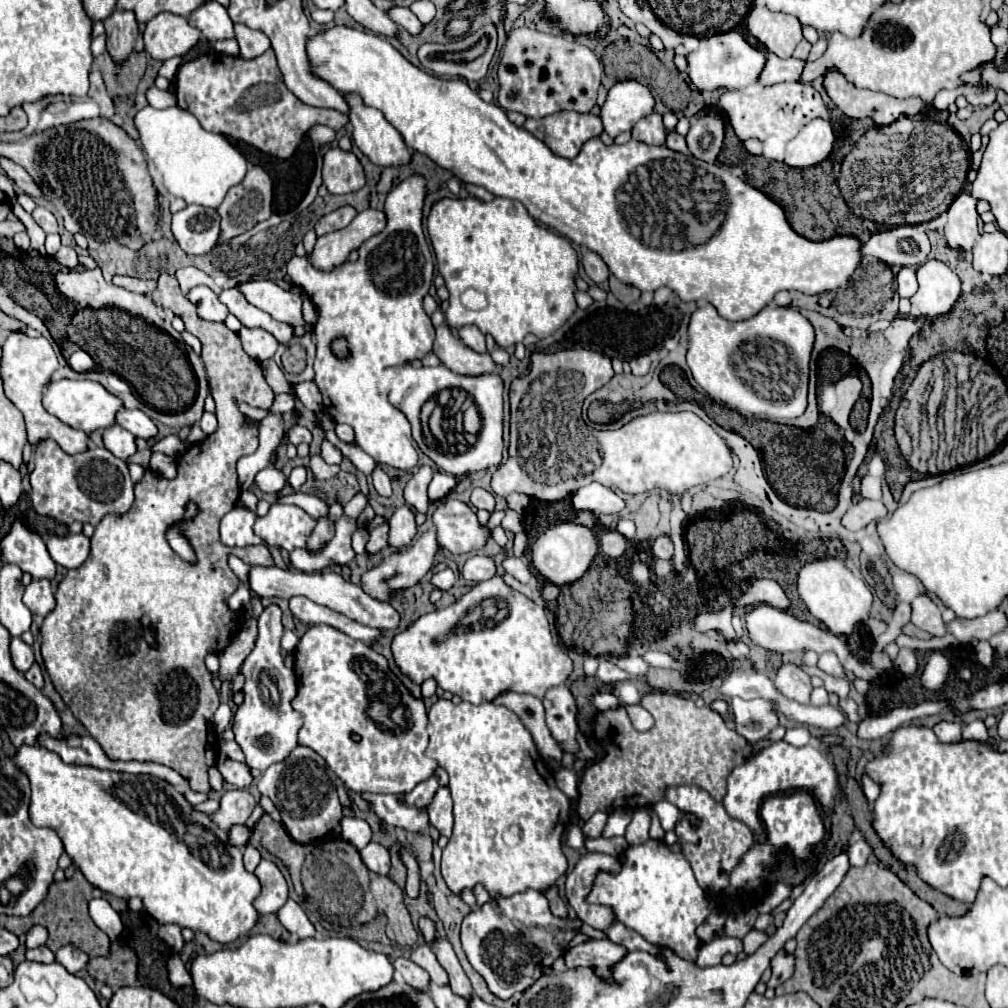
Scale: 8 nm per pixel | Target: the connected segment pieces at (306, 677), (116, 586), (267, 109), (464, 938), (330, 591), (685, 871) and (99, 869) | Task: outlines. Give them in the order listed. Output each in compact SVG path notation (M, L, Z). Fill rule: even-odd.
M311 625L293 651L293 673L297 677L297 695L293 709L303 715L299 745L321 755L331 771L349 791L361 793L409 793L417 783L429 779L437 763L425 757L427 749L427 713L423 699L413 699L403 683L389 671L387 659L375 653L367 643L351 639L343 631L329 625ZM357 733L361 739L353 739Z
M161 275L159 277L159 285L157 289L153 291L153 301L159 303L161 307L167 307L171 309L173 313L181 315L183 323L185 323L185 329L193 335L197 335L197 339L201 341L201 361L205 365L205 371L207 371L207 379L209 379L209 387L211 387L211 395L215 399L215 405L217 405L217 421L219 421L219 427L215 433L211 433L203 443L195 443L193 447L189 447L179 459L177 459L177 477L175 479L165 479L161 475L157 475L155 471L147 469L143 479L139 483L135 483L135 503L133 507L125 513L125 515L105 515L101 519L101 523L95 527L95 533L91 537L91 551L89 551L89 557L85 559L85 563L77 569L69 569L67 575L63 577L63 581L59 583L57 591L55 591L55 609L45 617L43 625L41 625L41 655L43 655L43 663L45 663L45 669L51 677L51 683L55 685L55 691L61 695L61 699L65 701L65 705L71 709L71 713L85 725L85 729L91 733L91 737L97 739L97 743L103 747L103 751L109 755L109 759L121 759L121 761L129 761L129 759L137 759L137 761L157 761L157 763L165 763L167 767L173 767L175 771L179 771L181 775L185 775L189 781L191 781L191 789L195 791L203 791L207 793L211 787L209 787L209 781L207 781L207 769L215 763L215 757L217 757L217 737L215 737L215 729L213 729L213 713L219 705L219 695L213 687L213 675L211 671L205 667L205 657L209 653L215 653L215 651L221 651L225 649L235 633L239 631L239 613L237 611L231 611L229 605L227 605L227 599L229 595L237 589L239 585L239 579L235 577L235 573L229 569L227 565L227 557L231 553L237 553L225 545L221 545L219 541L219 521L225 513L229 513L233 507L235 507L235 501L239 497L239 483L237 483L237 473L235 473L235 463L239 457L243 455L251 455L255 453L257 445L259 445L259 431L257 427L245 427L243 425L243 413L235 407L235 401L245 401L245 403L255 403L257 407L263 407L263 409L269 409L273 405L273 391L271 387L267 385L267 381L263 379L263 373L261 373L261 367L259 363L249 357L245 351L243 351L243 345L237 337L237 333L233 333L231 329L227 329L223 323L213 323L213 321L205 321L201 319L195 309L193 309L193 303L189 303L185 299L185 295L181 293L181 289L177 287L177 279L173 275ZM193 499L199 507L203 507L203 513L197 515L197 519L193 519L193 523L189 523L189 527L185 527L185 533L189 535L189 541L193 543L193 549L197 553L197 565L189 565L189 563L181 563L181 559L177 559L177 555L171 553L171 547L165 539L165 527L169 523L173 523L173 519L181 519L181 507Z
M265 51L257 59L227 57L221 53L201 55L179 67L175 77L177 105L191 111L205 131L227 135L235 141L245 141L259 151L289 159L303 135L313 125L329 125L335 131L349 123L347 115L333 109L317 109L301 103L283 83L273 51Z
M525 891L511 895L509 899L495 899L475 911L471 911L461 925L461 943L463 951L467 953L469 963L477 973L483 975L491 993L499 999L509 999L517 991L525 991L533 981L541 975L541 967L549 967L563 951L567 949L573 935L577 935L577 927L581 925L579 919L557 919L549 911L549 903L541 891Z
M251 567L249 571L249 583L251 589L261 597L279 597L279 599L291 599L295 595L303 595L311 599L317 605L329 607L331 611L337 611L361 625L375 627L375 629L395 629L399 625L399 613L385 601L373 599L369 593L365 593L359 585L345 581L341 575L331 571L317 571L317 573L303 573L303 571L287 571L279 567Z
M649 839L641 845L629 845L621 863L623 865L619 873L597 873L587 895L587 903L601 903L611 907L617 921L643 935L643 939L649 943L667 945L681 959L695 961L699 953L699 939L695 929L713 911L715 901L697 885L685 855L669 851L663 841Z
M21 745L13 755L13 763L31 781L31 821L57 831L73 865L93 887L123 899L139 897L147 913L159 923L177 923L179 927L203 931L219 943L231 943L255 925L257 911L253 899L261 893L259 879L245 871L241 849L229 843L227 831L211 823L209 815L193 811L173 785L167 787L165 781L151 775L67 765L57 753L31 745Z

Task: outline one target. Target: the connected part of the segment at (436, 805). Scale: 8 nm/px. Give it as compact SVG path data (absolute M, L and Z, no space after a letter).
M439 787L433 795L433 801L423 807L423 811L429 815L429 825L437 827L441 835L449 837L453 827L453 815L451 815L451 795L447 787Z

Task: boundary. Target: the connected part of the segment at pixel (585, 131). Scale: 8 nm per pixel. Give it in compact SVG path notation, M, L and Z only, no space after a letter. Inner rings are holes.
M559 111L543 119L527 119L523 127L541 139L555 155L565 159L577 157L583 143L599 137L603 131L599 115L581 115L575 111Z

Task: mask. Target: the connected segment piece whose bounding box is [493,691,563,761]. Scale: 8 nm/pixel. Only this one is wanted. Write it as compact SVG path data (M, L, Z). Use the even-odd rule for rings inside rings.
M505 691L499 697L495 697L493 703L505 705L505 707L509 707L511 711L515 711L519 715L519 719L531 731L531 735L537 743L537 749L543 757L553 757L555 761L561 761L563 751L559 749L557 741L553 739L553 735L551 735L551 731L545 723L545 709L543 709L543 703L537 697Z

